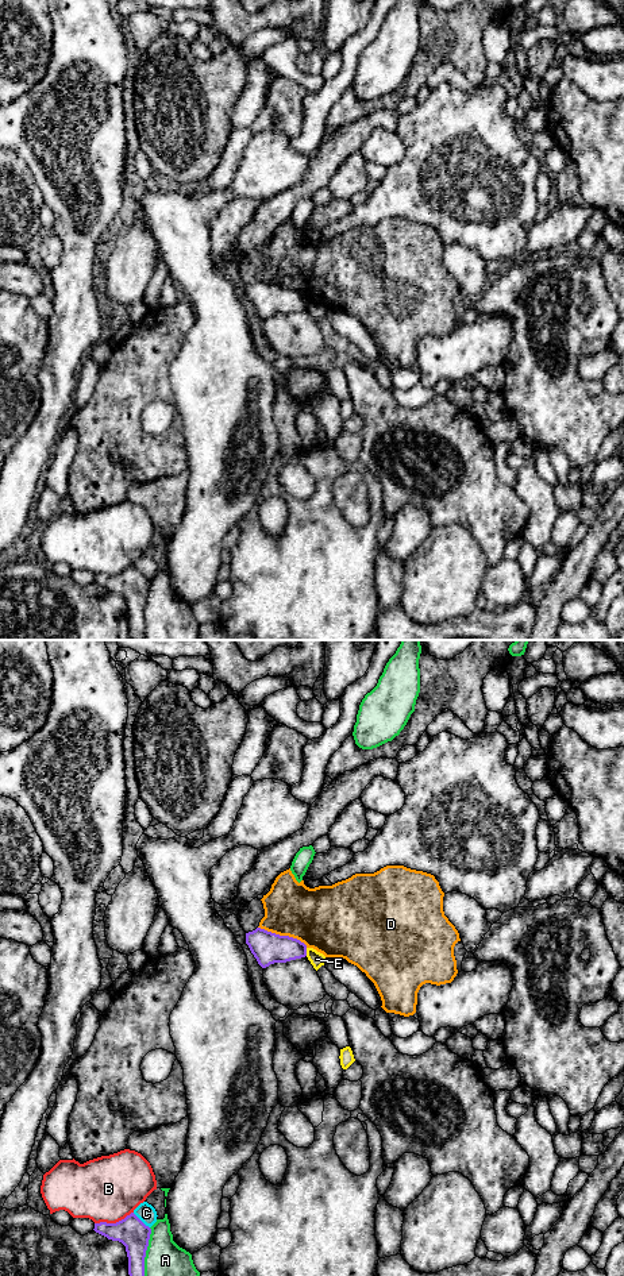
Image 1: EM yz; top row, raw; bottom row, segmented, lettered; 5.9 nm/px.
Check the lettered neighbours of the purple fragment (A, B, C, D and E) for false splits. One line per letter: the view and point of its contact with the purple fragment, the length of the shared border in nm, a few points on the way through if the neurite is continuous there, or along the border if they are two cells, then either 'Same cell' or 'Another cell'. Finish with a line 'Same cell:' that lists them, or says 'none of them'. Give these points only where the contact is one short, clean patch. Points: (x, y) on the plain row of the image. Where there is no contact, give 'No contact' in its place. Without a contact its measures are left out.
A: Touches purple at yz (145, 608). Shared border 360 nm. Another cell
B: Touches purple at yz (114, 575). Shared border 240 nm. Another cell
C: Touches purple at yz (139, 571). Shared border 140 nm. Another cell
D: Touches purple at yz (282, 288). Shared border 320 nm. Boundary: yz (258, 278), (296, 289), (307, 299). Another cell
E: Touches purple at yz (305, 304). Shared border 50 nm. Boundary: yz (305, 300), (307, 307). Another cell
Same cell: none of them

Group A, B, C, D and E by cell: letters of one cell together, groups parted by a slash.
A / B / C / D / E

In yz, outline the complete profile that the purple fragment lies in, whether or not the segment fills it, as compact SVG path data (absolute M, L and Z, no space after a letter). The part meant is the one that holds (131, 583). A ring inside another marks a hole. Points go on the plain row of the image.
M134 564L116 575L95 575L96 585L126 598L128 609L130 640L145 640L145 609L151 581Z

